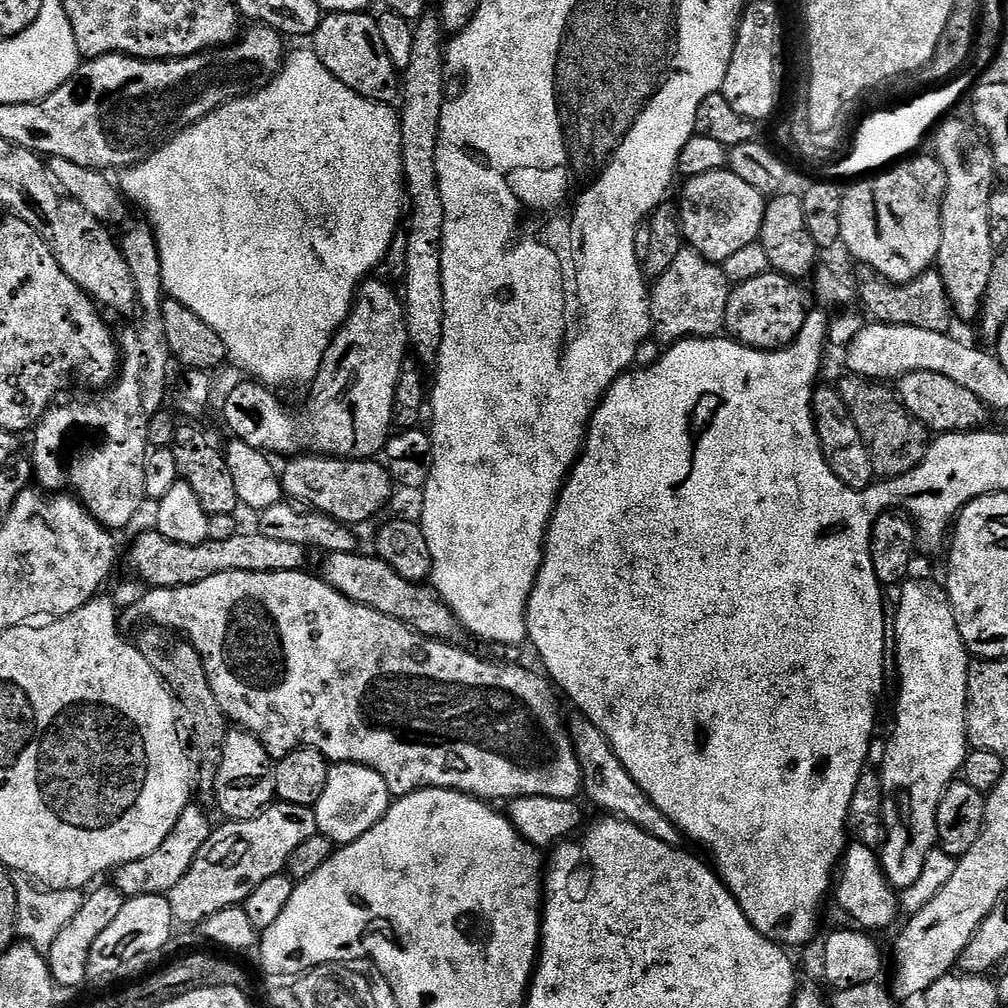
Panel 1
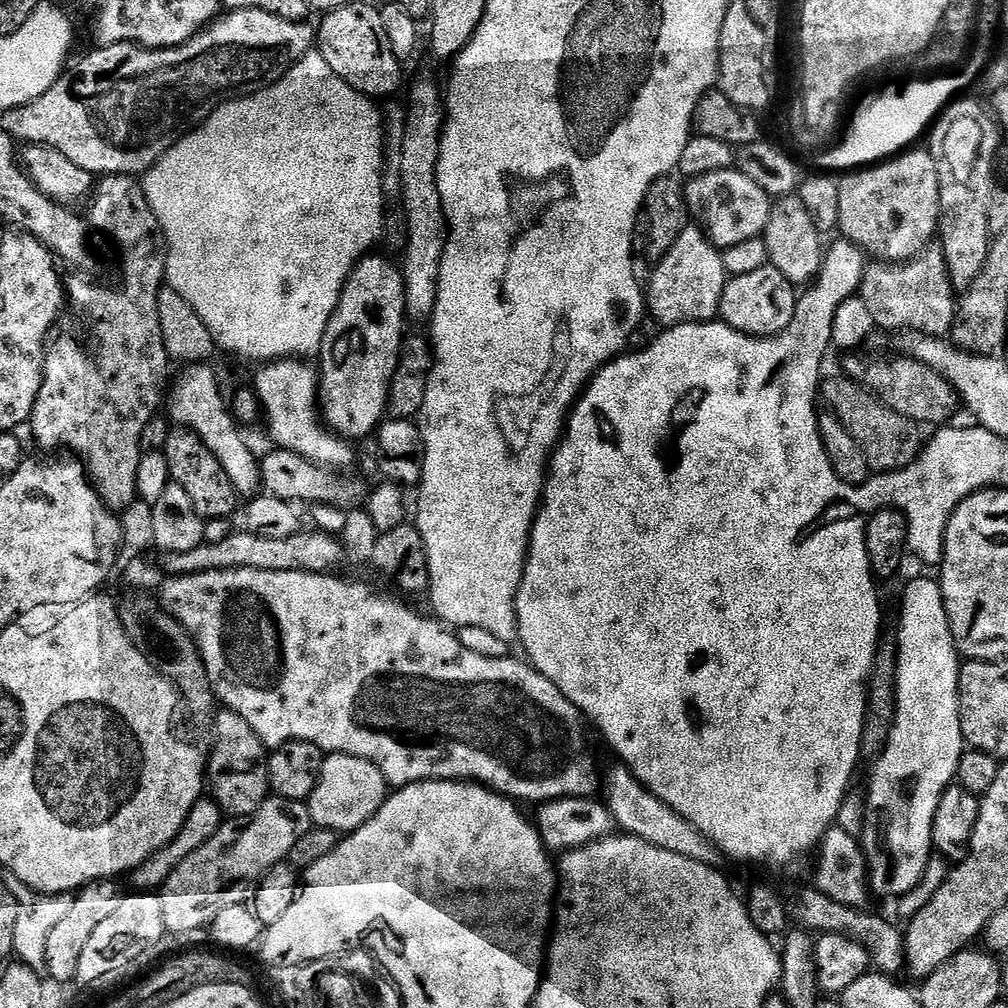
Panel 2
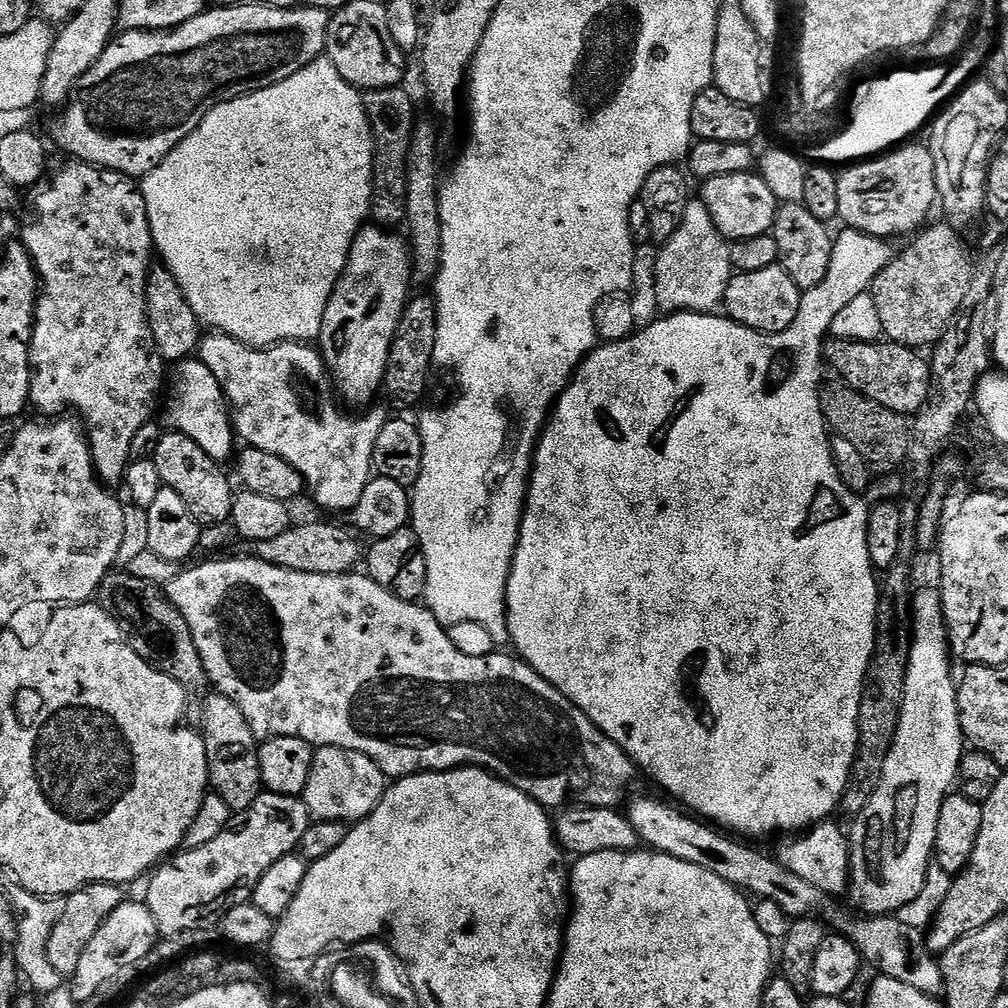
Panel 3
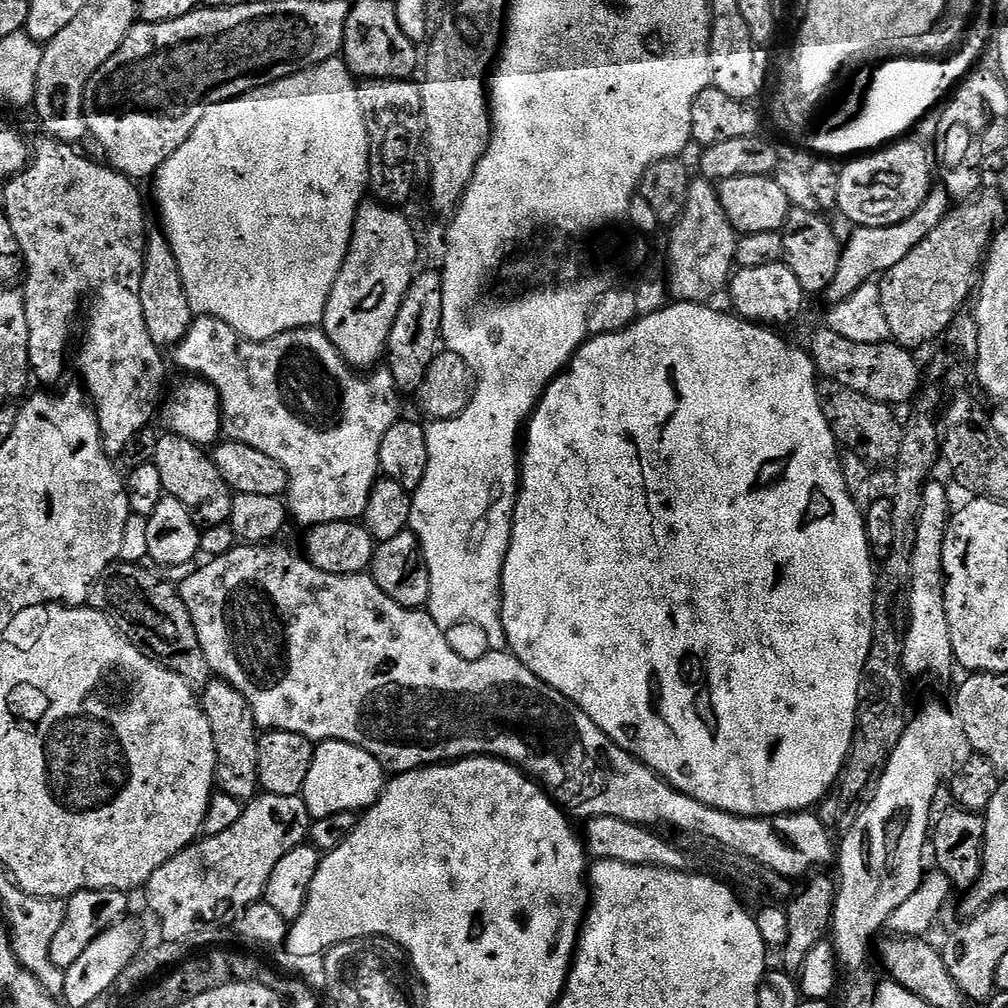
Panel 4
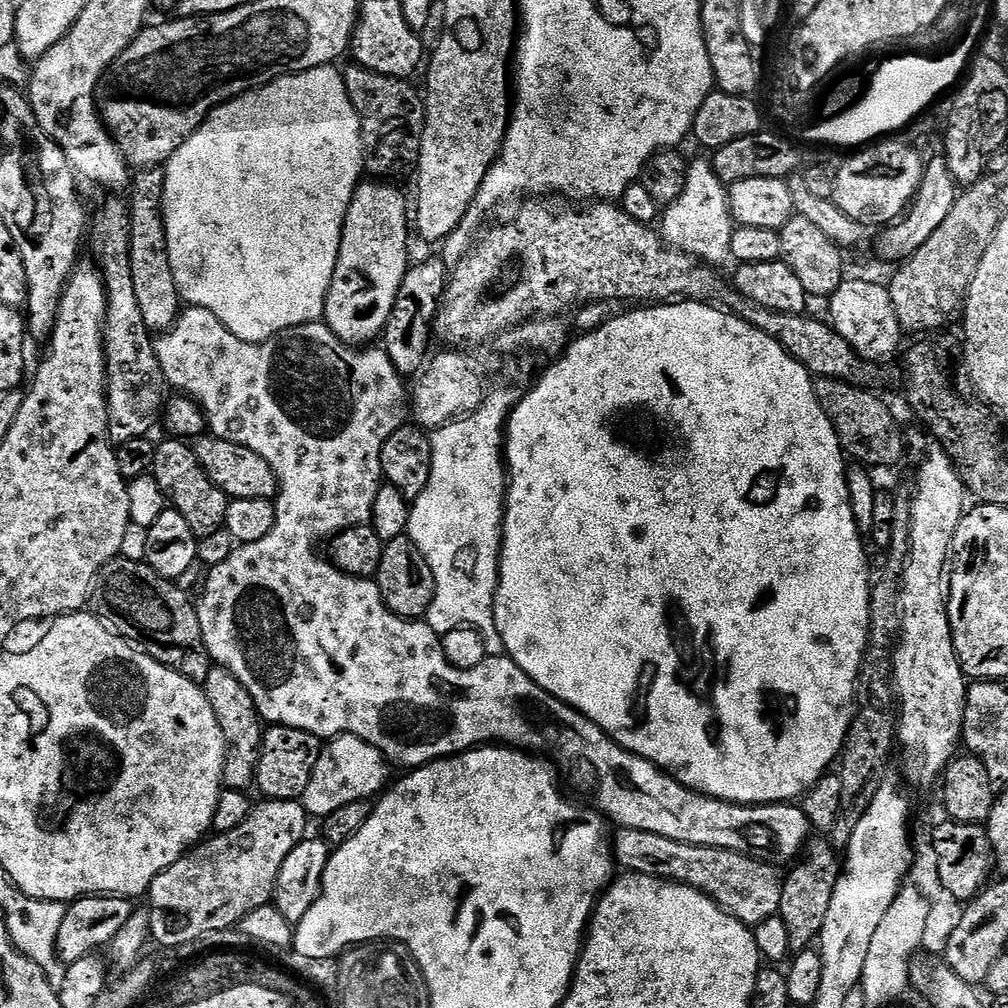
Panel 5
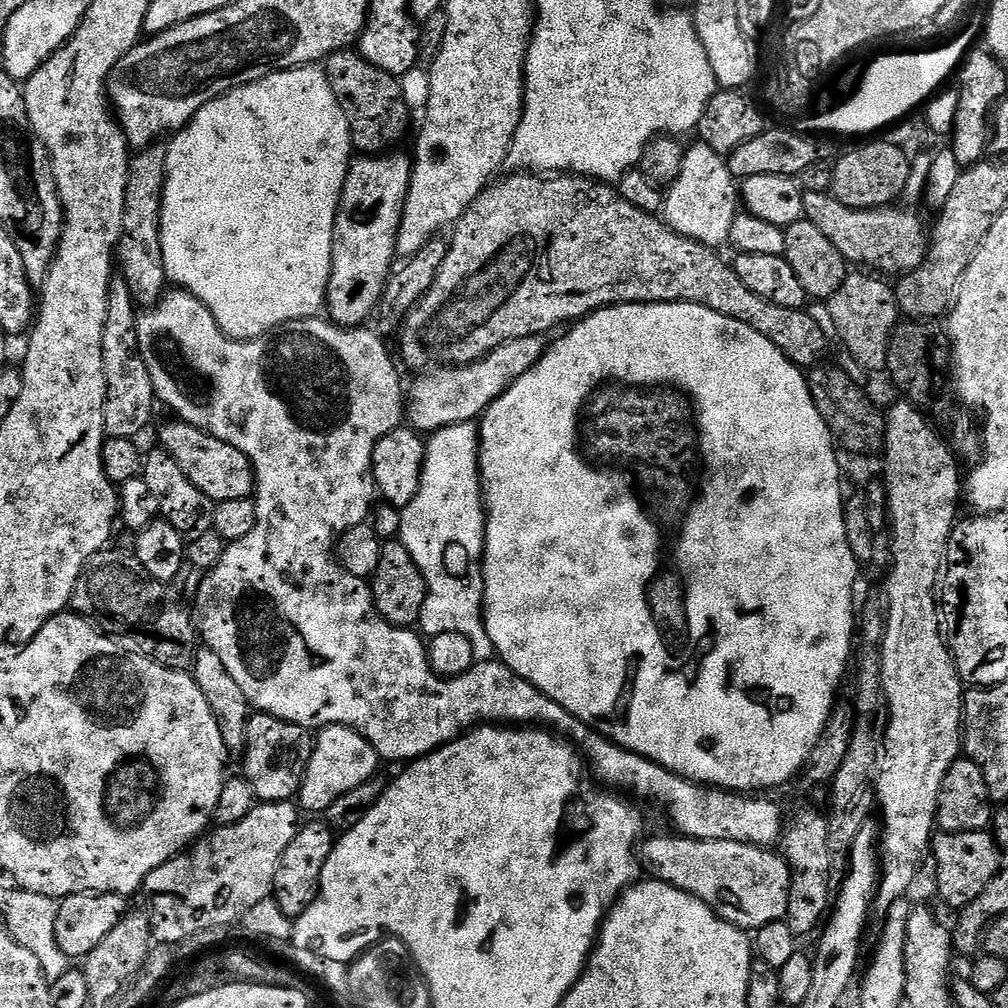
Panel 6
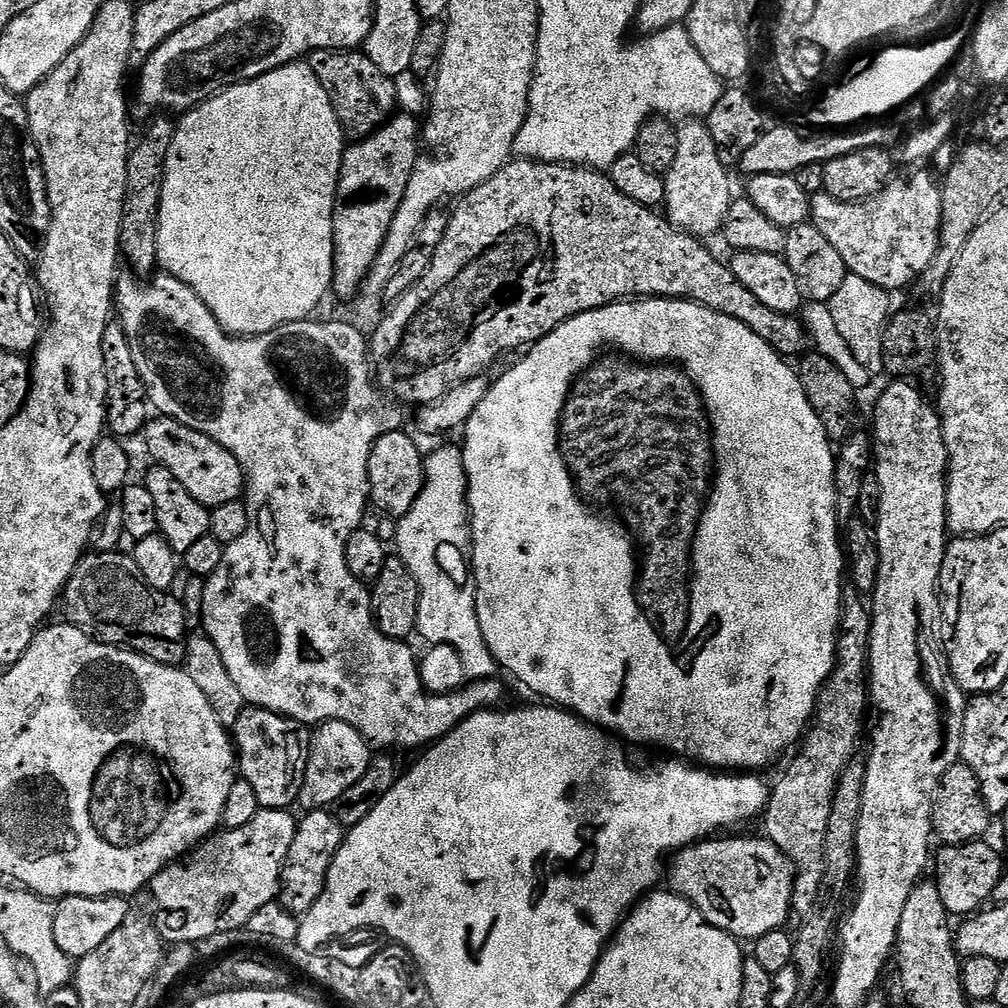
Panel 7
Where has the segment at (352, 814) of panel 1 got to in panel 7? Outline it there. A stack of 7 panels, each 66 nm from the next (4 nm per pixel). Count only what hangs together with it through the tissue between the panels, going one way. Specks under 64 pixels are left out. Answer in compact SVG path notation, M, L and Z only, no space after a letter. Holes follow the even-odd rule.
M328 720L319 725L312 735L312 750L308 756L306 777L297 803L303 811L327 809L340 800L354 782L358 782L369 769L374 752L363 735L352 724L341 720Z

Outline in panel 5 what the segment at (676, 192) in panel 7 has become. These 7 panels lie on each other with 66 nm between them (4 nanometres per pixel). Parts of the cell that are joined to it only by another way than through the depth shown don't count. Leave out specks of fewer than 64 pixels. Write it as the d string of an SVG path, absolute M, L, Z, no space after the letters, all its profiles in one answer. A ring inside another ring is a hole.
M693 159L688 165L688 177L682 194L678 194L676 201L663 209L658 224L659 231L669 245L679 248L681 252L690 254L701 262L717 262L716 260L729 259L733 227L726 185L714 175L707 159Z

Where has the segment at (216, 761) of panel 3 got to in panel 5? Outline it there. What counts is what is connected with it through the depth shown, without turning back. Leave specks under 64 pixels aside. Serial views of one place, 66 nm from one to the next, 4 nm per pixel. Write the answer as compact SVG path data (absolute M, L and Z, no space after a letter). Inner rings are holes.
M213 666L208 671L202 687L224 735L223 787L228 790L248 790L248 787L251 789L256 778L262 739L262 721L254 706L254 698L250 698L246 686L242 686L242 682L238 682L238 678L230 674L230 670L219 666Z

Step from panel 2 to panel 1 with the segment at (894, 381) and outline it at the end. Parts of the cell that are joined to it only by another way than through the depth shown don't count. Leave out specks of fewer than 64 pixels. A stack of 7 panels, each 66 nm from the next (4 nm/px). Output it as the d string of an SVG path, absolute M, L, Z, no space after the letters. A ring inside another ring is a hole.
M930 370L910 372L899 377L894 391L904 404L905 410L933 433L970 432L987 425L984 423L990 415L988 405L980 401L978 394L966 390L966 386L958 386L958 382L946 378L946 374L934 374Z

